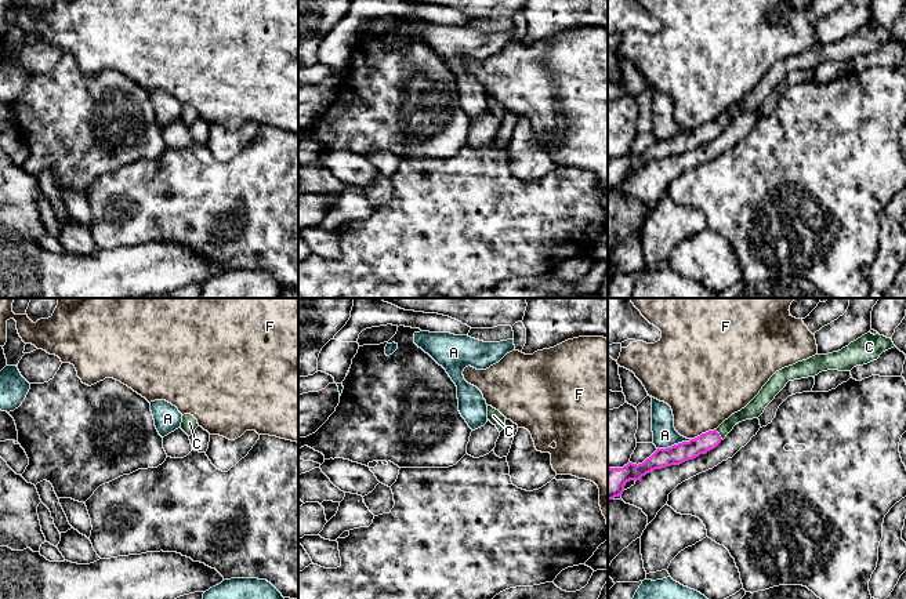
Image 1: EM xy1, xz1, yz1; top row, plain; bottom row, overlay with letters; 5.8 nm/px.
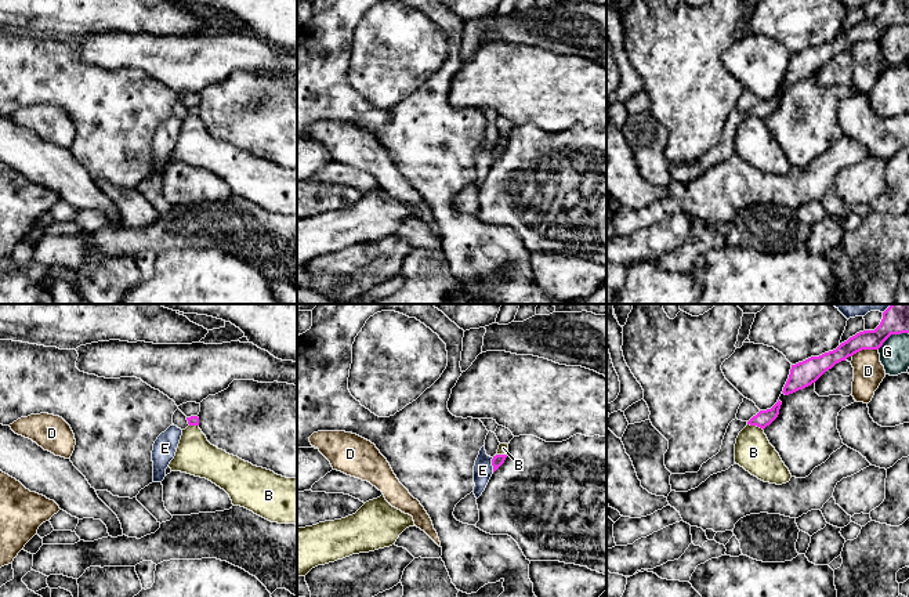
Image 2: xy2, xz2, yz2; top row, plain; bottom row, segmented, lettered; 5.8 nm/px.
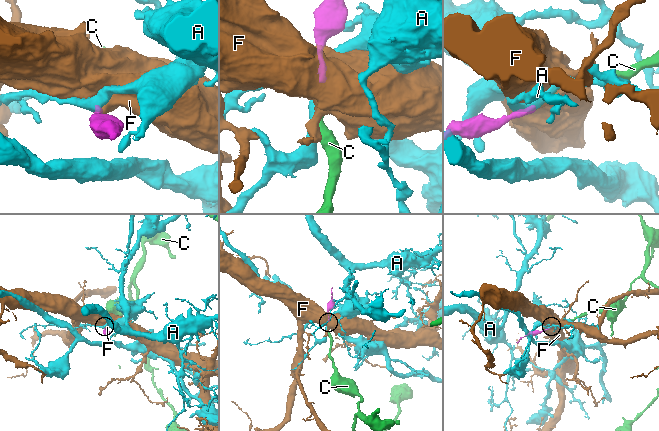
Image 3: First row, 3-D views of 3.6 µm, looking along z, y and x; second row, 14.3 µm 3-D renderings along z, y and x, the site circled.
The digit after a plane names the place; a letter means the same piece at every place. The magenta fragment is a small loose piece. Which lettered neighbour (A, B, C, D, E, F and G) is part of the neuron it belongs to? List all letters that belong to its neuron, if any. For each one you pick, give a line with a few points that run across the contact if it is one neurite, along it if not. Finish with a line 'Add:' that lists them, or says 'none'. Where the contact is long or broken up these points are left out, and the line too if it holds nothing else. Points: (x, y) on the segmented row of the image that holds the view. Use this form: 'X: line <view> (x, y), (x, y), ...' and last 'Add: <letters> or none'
C: line yz1 (680, 453), (718, 435), (735, 418), (753, 410)
Add: C

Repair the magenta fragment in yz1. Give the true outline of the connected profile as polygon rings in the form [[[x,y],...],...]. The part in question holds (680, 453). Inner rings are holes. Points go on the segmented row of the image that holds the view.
[[[869,331],[838,352],[815,355],[776,371],[744,409],[732,414],[717,429],[702,433],[689,442],[657,449],[642,464],[628,462],[623,468],[608,468],[608,501],[621,495],[626,483],[630,480],[637,482],[655,469],[680,465],[715,449],[736,424],[758,418],[789,381],[815,377],[827,370],[851,371],[856,366],[877,360],[883,352],[894,346],[891,338],[880,334],[874,335]]]

